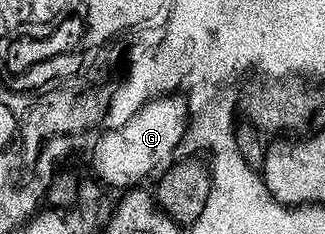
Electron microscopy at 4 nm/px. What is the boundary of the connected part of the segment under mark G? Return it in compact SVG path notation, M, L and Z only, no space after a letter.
M168 95L152 100L124 130L102 140L105 142L93 155L94 174L112 190L129 191L144 184L144 180L159 165L164 166L176 149L184 144L190 114L189 102L184 96Z

